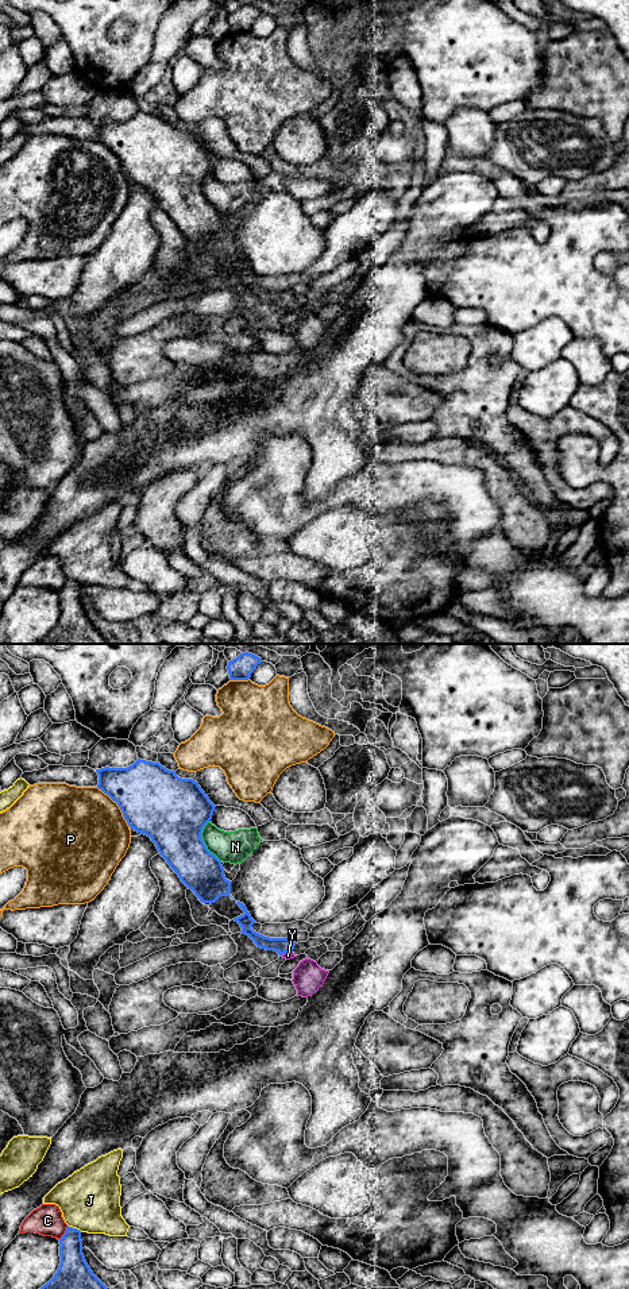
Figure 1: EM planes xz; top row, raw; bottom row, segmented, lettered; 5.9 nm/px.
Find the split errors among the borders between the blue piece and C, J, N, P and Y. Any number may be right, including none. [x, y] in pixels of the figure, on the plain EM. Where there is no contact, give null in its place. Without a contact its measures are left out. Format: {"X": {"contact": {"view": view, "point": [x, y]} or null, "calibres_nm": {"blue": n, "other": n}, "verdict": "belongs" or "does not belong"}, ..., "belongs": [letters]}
{"C": {"contact": {"view": "xz", "point": [65, 585]}, "calibres_nm": {"blue": 190, "other": 180}, "verdict": "does not belong"}, "J": {"contact": {"view": "xz", "point": [74, 581]}, "calibres_nm": {"blue": 180, "other": 360}, "verdict": "does not belong"}, "N": {"contact": {"view": "xz", "point": [203, 193]}, "calibres_nm": {"blue": 400, "other": 190}, "verdict": "does not belong"}, "P": {"contact": {"view": "xz", "point": [118, 157]}, "calibres_nm": {"blue": 400, "other": 480}, "verdict": "does not belong"}, "Y": {"contact": {"view": "xz", "point": [286, 304]}, "calibres_nm": {"blue": 100, "other": 50}, "verdict": "belongs"}, "belongs": ["Y"]}

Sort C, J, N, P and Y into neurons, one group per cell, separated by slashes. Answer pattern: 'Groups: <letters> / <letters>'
Groups: C / J / N / P / Y

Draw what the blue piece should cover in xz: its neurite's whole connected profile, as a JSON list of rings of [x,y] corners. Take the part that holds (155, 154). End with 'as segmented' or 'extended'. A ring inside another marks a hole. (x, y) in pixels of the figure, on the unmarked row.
[[[140,111],[127,120],[105,119],[96,124],[97,140],[117,155],[131,181],[151,190],[159,207],[200,254],[212,256],[220,248],[231,248],[231,234],[224,228],[221,213],[207,201],[201,190],[216,158],[197,134],[178,130],[158,113]]]; as segmented

